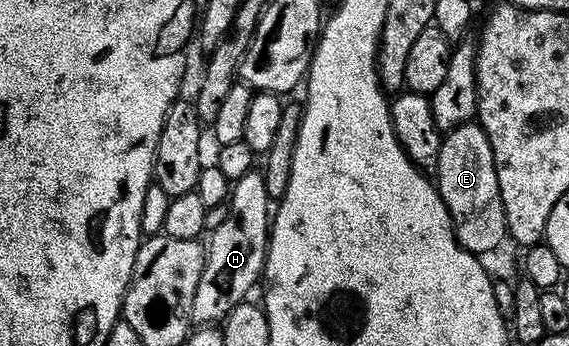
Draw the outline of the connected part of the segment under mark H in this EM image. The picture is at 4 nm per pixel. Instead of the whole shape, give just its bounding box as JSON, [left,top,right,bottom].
[190,171,272,327]

